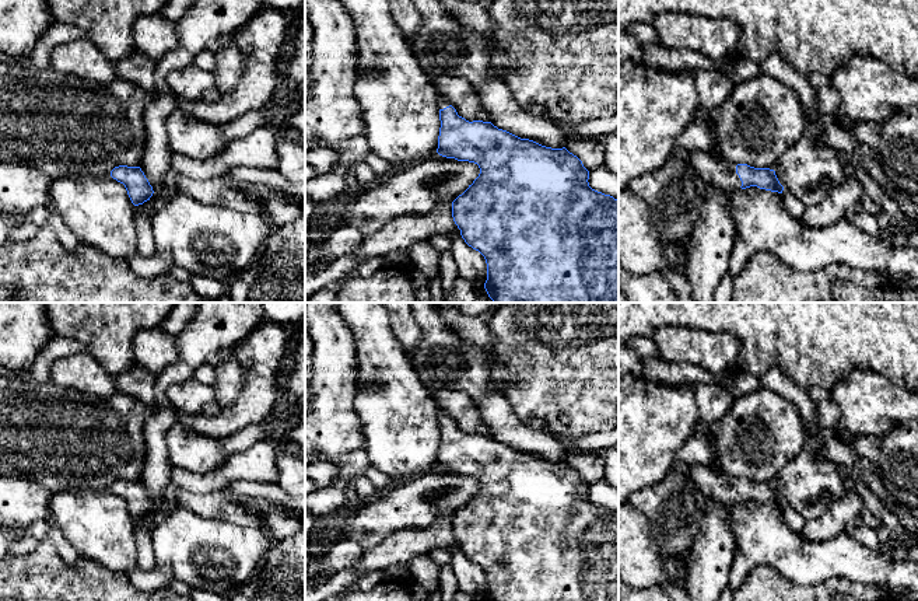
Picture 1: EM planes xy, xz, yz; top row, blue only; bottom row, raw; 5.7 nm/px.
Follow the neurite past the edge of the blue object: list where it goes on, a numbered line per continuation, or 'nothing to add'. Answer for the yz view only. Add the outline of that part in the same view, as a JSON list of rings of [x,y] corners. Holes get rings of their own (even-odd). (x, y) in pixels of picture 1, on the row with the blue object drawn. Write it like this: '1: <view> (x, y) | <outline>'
1: yz (714, 171) | [[[688,151],[688,163],[707,185],[722,191],[737,191],[742,186],[736,165],[719,160],[711,151]]]

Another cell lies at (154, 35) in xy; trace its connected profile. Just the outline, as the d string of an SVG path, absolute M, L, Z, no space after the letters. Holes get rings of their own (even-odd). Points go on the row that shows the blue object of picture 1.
M160 13L141 15L132 28L132 38L136 52L157 62L176 48L175 22Z

